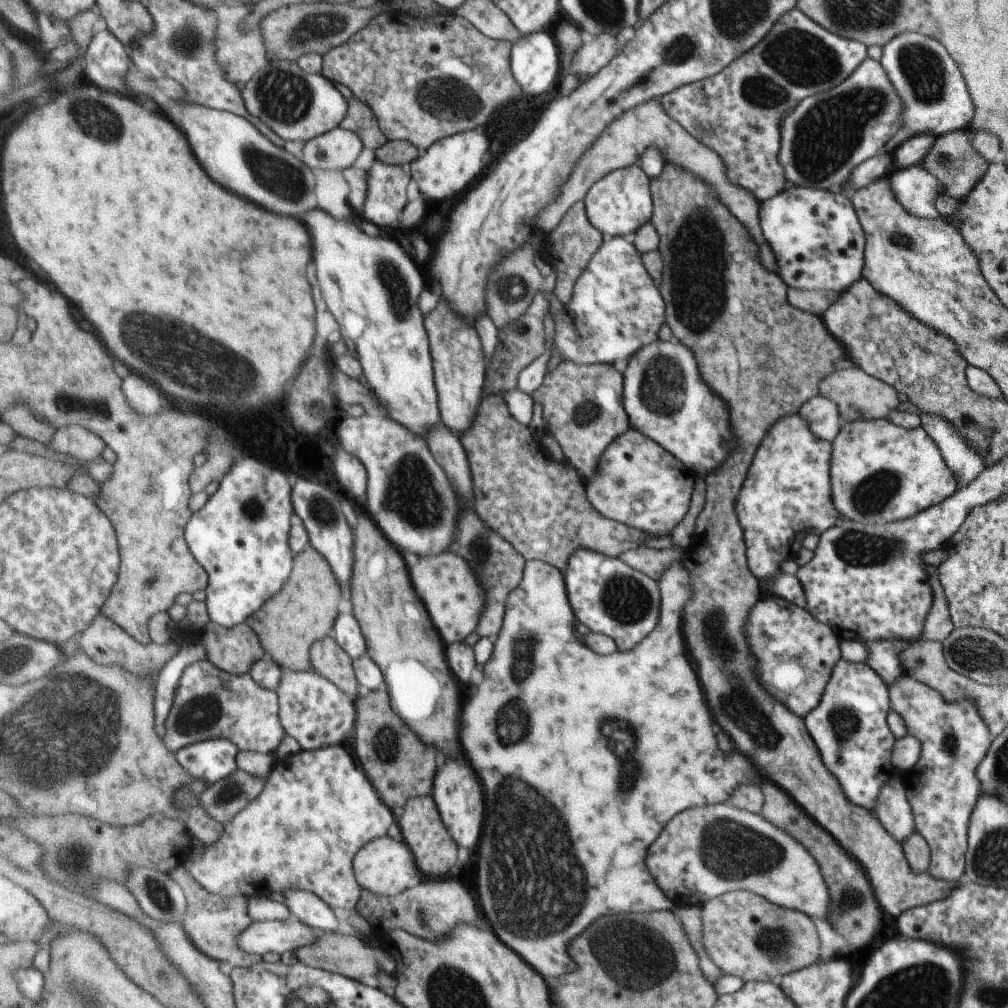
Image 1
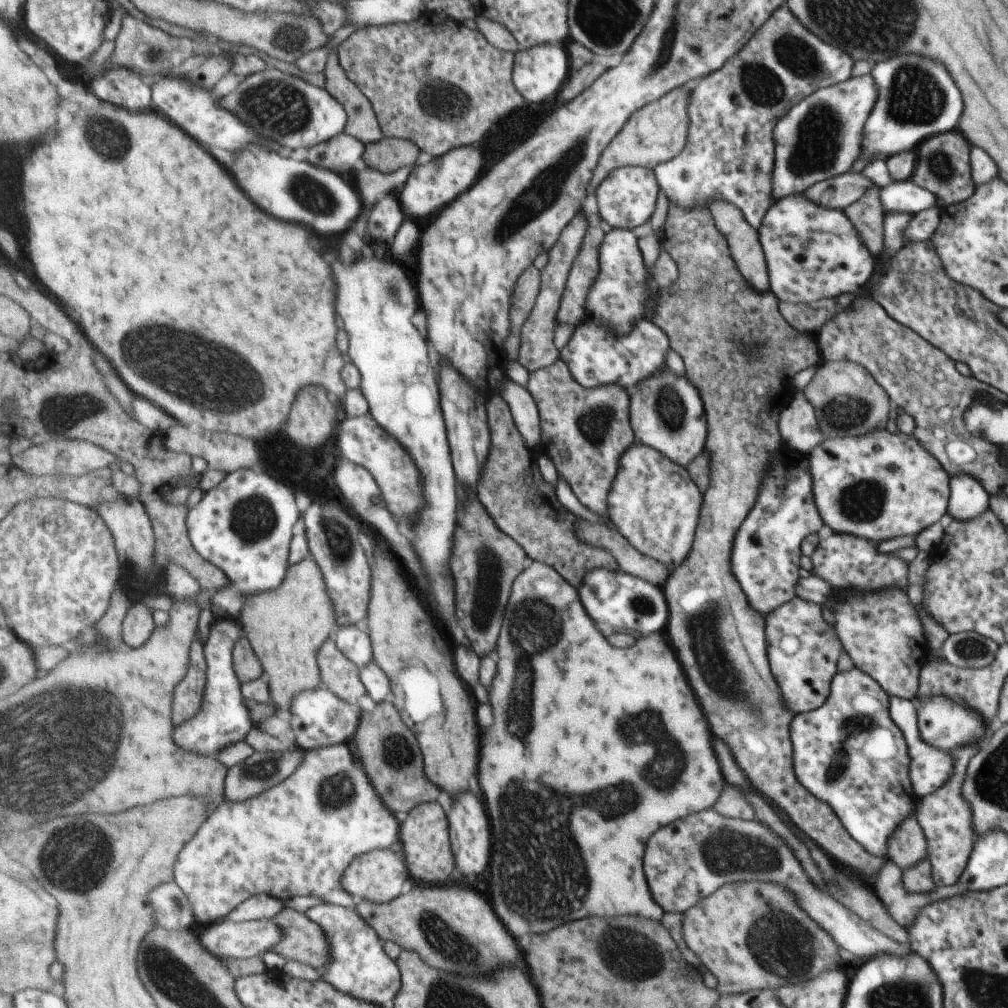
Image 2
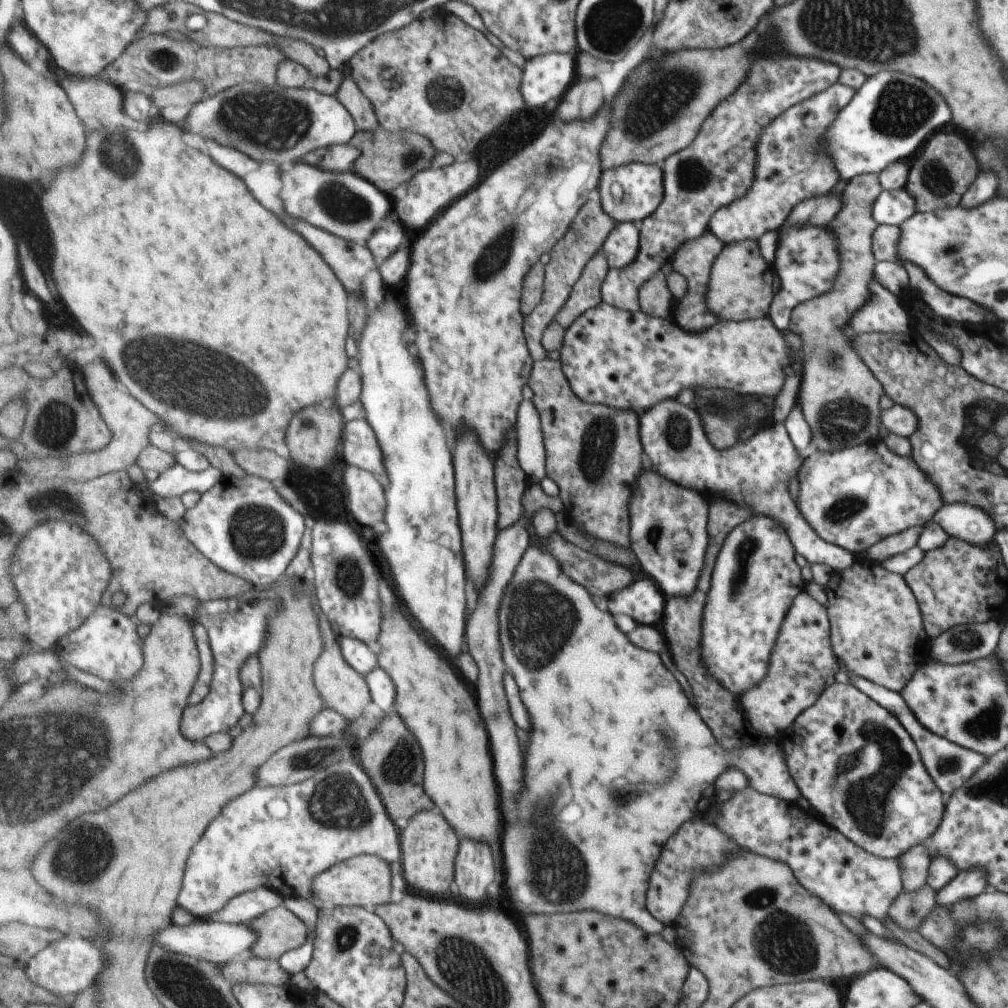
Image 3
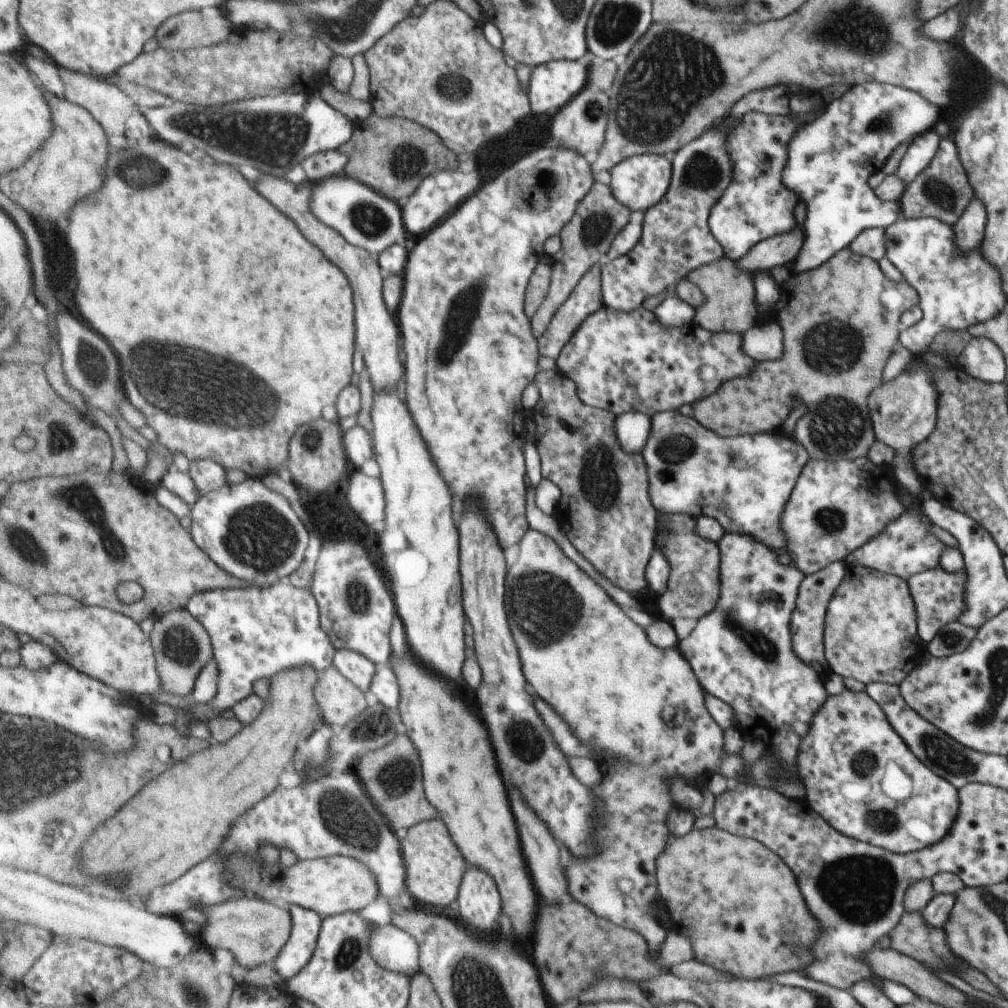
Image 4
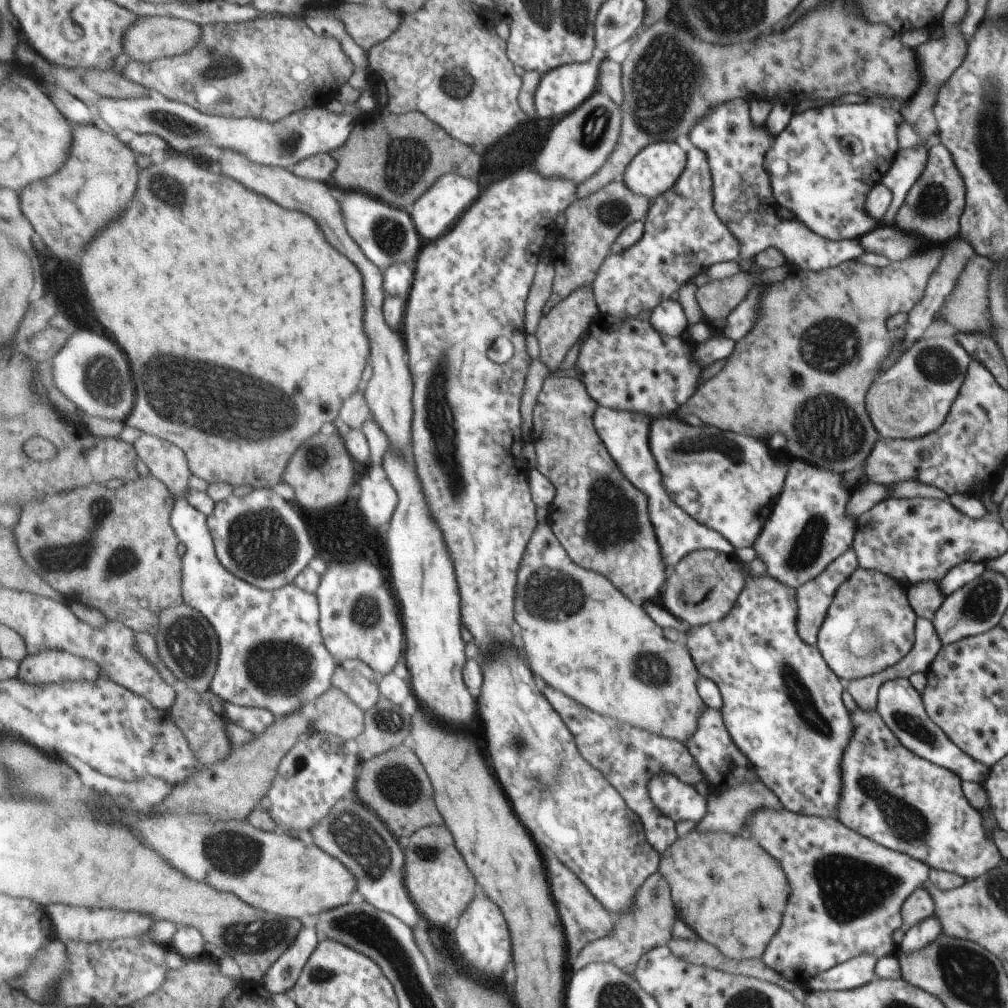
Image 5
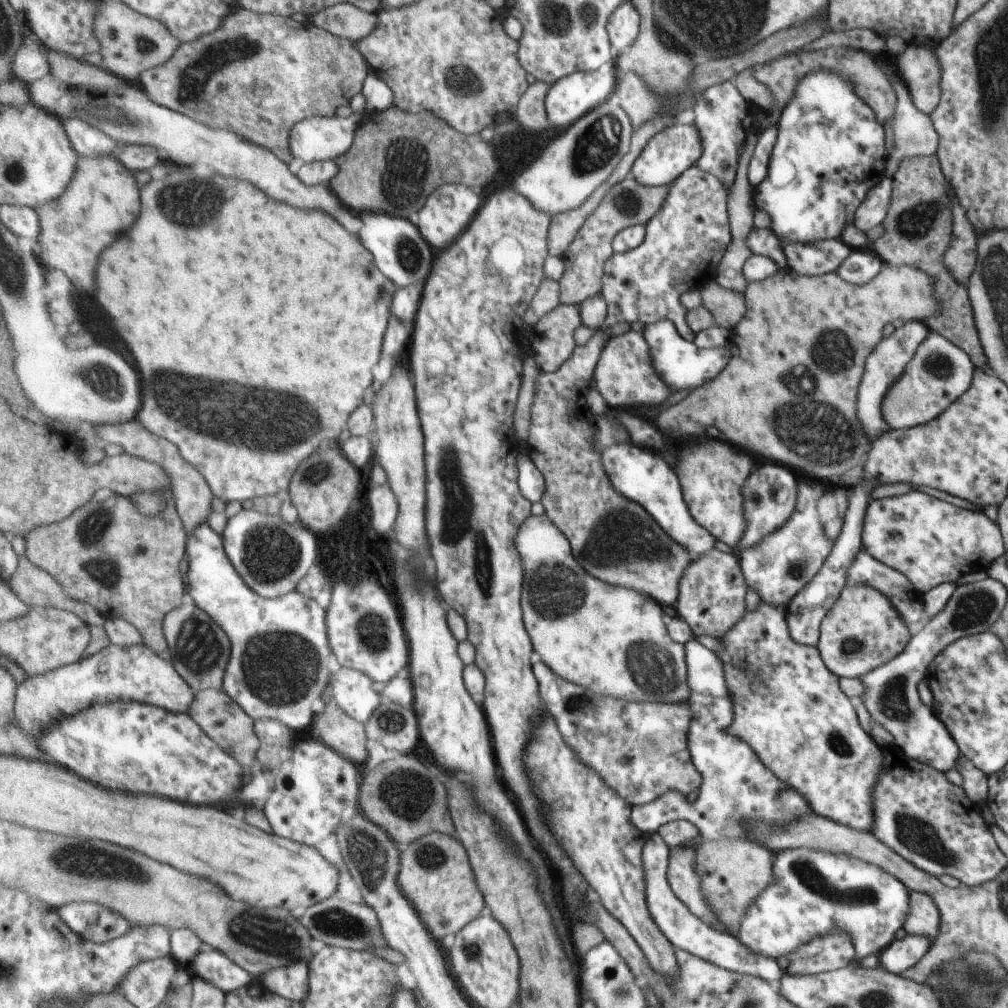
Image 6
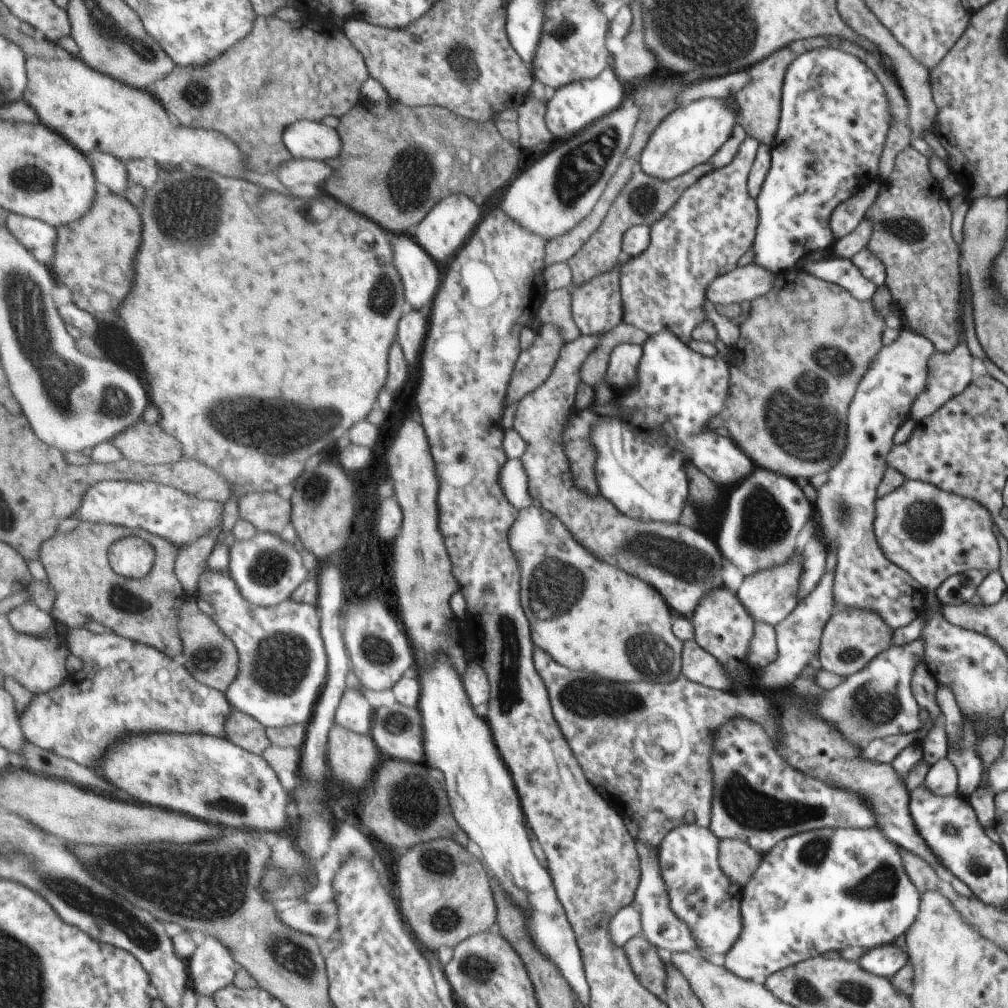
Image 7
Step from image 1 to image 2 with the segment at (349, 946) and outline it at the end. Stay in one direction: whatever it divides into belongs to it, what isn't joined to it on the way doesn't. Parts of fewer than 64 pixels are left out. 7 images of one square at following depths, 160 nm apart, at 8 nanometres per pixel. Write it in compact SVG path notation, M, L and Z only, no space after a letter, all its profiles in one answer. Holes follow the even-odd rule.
M285 907L274 919L284 930L284 939L272 949L288 961L311 965L321 973L332 961L332 948L328 936L307 913Z

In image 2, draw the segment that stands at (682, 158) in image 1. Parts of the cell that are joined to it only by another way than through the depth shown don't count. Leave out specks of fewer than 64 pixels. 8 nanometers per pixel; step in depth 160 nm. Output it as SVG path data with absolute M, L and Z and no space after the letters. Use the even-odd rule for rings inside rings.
M671 90L671 94L664 94L657 101L651 101L637 110L623 127L623 134L619 133L605 149L599 164L594 170L589 184L588 194L595 194L599 185L610 176L614 170L623 166L647 167L653 170L657 165L677 157L687 145L689 139L689 122L683 98L690 97L690 91ZM715 199L708 204L708 210L713 215L715 224L725 238L731 250L731 256L736 264L736 269L743 275L743 278L756 290L762 293L769 291L770 279L769 268L766 266L765 252L758 239L758 231L753 229L741 215L739 208L734 207L730 202Z

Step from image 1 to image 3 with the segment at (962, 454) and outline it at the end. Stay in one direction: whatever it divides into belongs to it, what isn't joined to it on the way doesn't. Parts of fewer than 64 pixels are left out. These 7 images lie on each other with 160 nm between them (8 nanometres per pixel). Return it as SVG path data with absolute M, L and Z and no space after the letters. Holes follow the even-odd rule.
M965 501L943 504L934 514L935 521L949 537L963 539L974 545L993 542L995 526L993 519L977 505Z

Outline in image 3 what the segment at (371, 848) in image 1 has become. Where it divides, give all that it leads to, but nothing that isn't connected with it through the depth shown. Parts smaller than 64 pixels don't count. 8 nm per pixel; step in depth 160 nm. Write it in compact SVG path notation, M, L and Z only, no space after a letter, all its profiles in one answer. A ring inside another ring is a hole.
M359 855L336 864L315 877L312 889L314 895L324 902L325 908L345 905L374 909L392 902L395 883L391 866L384 858L379 855Z

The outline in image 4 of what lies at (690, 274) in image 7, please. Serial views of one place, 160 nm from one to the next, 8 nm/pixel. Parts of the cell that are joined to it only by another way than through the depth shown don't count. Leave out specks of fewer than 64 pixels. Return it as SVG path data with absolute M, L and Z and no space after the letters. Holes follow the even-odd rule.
M771 85L744 94L719 122L673 154L669 188L661 201L643 212L640 240L626 255L603 261L605 306L618 311L637 309L647 297L665 291L669 284L677 284L688 272L723 257L722 247L710 233L709 214L732 181L732 162L726 151L728 127L739 124L750 112L784 115L788 111L789 94L793 96L791 90L801 92L803 88Z

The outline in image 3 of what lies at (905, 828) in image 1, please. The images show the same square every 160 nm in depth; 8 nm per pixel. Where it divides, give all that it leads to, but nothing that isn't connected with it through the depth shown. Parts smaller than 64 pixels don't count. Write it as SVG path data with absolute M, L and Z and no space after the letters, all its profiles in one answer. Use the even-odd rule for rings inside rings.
M917 843L896 857L901 867L902 892L913 892L926 882L929 876L930 856L925 844Z

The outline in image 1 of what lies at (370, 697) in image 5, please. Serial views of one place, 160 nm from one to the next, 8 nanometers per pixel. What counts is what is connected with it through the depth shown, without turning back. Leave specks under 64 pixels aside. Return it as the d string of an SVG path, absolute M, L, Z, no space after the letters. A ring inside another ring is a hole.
M341 612L338 614L332 636L353 659L368 654L365 635L353 613Z

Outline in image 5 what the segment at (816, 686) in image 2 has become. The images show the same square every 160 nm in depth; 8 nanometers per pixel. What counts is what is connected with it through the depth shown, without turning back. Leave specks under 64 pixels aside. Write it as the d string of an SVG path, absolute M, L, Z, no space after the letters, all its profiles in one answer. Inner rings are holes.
M849 548L841 557L831 561L817 577L796 588L797 633L804 643L816 646L819 627L834 592L857 567L855 553Z

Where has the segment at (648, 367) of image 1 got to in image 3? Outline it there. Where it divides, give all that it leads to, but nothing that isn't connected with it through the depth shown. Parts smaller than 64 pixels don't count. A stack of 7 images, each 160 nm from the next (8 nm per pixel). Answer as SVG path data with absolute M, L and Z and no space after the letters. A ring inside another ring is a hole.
M675 397L659 401L637 417L645 465L663 478L680 485L695 486L699 494L699 490L703 490L705 502L713 500L719 492L729 492L733 498L743 498L755 514L775 514L792 546L808 564L825 564L832 572L849 569L853 564L850 552L819 538L789 498L787 480L798 473L803 459L797 458L781 422L761 430L743 444L735 444L731 450L715 452L707 442L705 428L701 428L699 412L677 402Z

